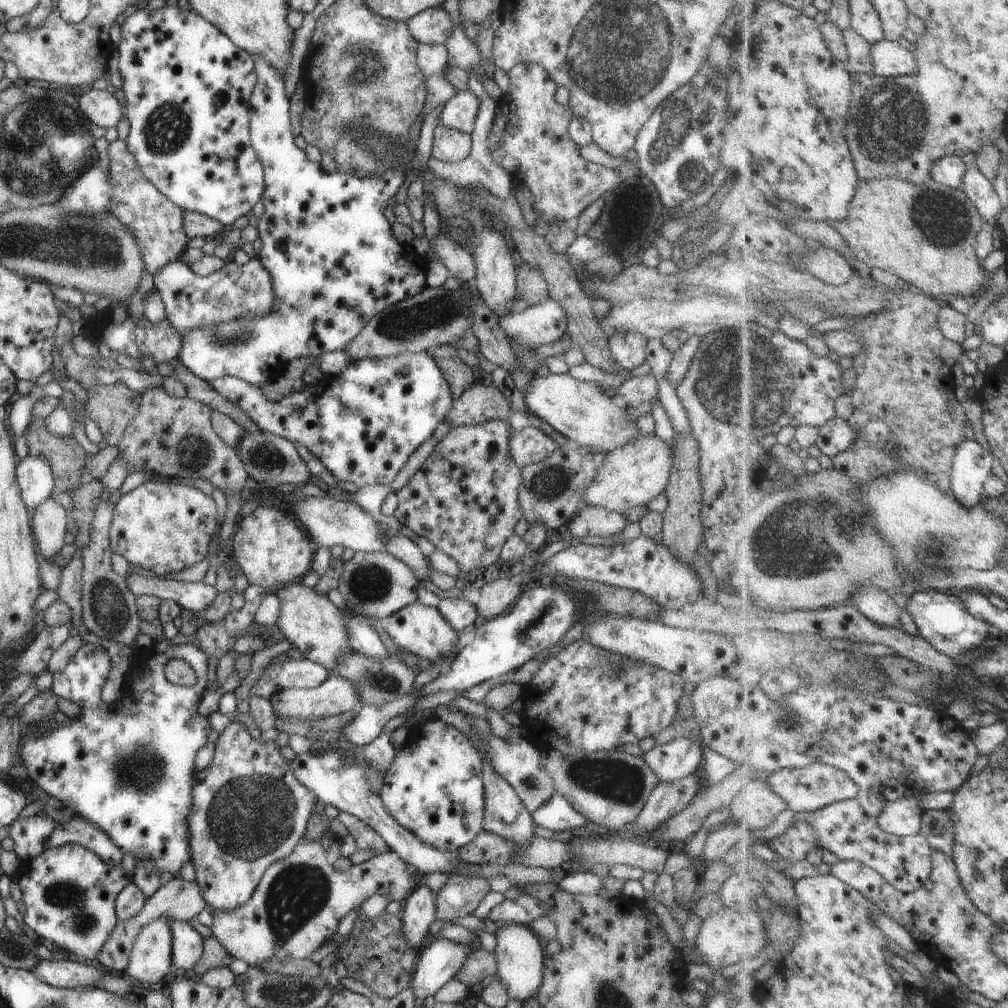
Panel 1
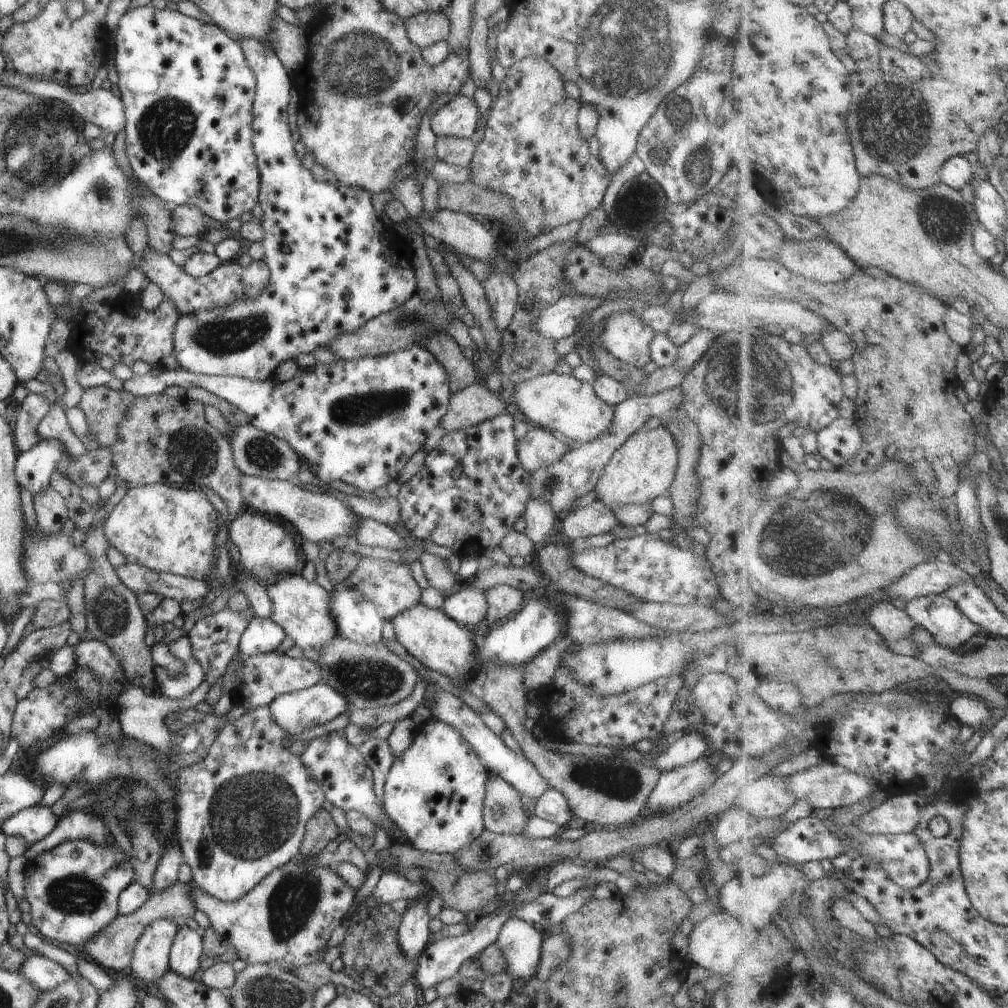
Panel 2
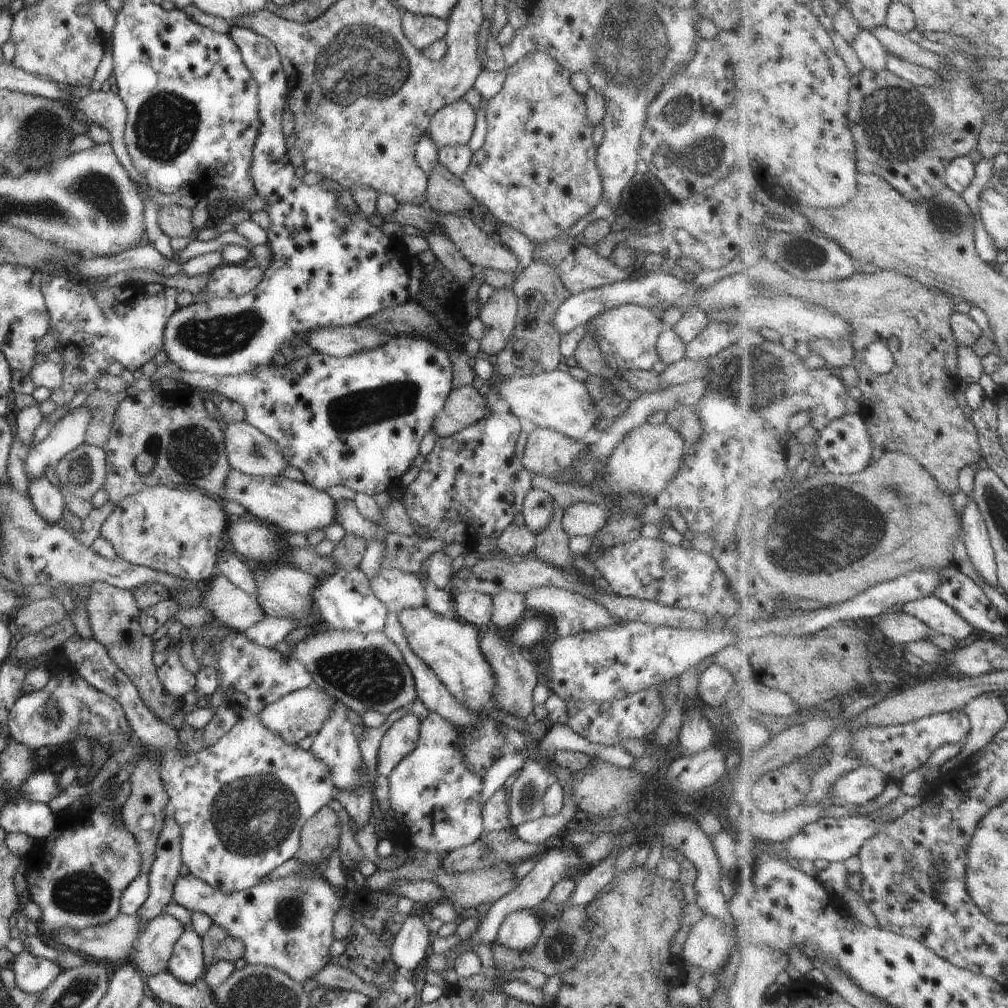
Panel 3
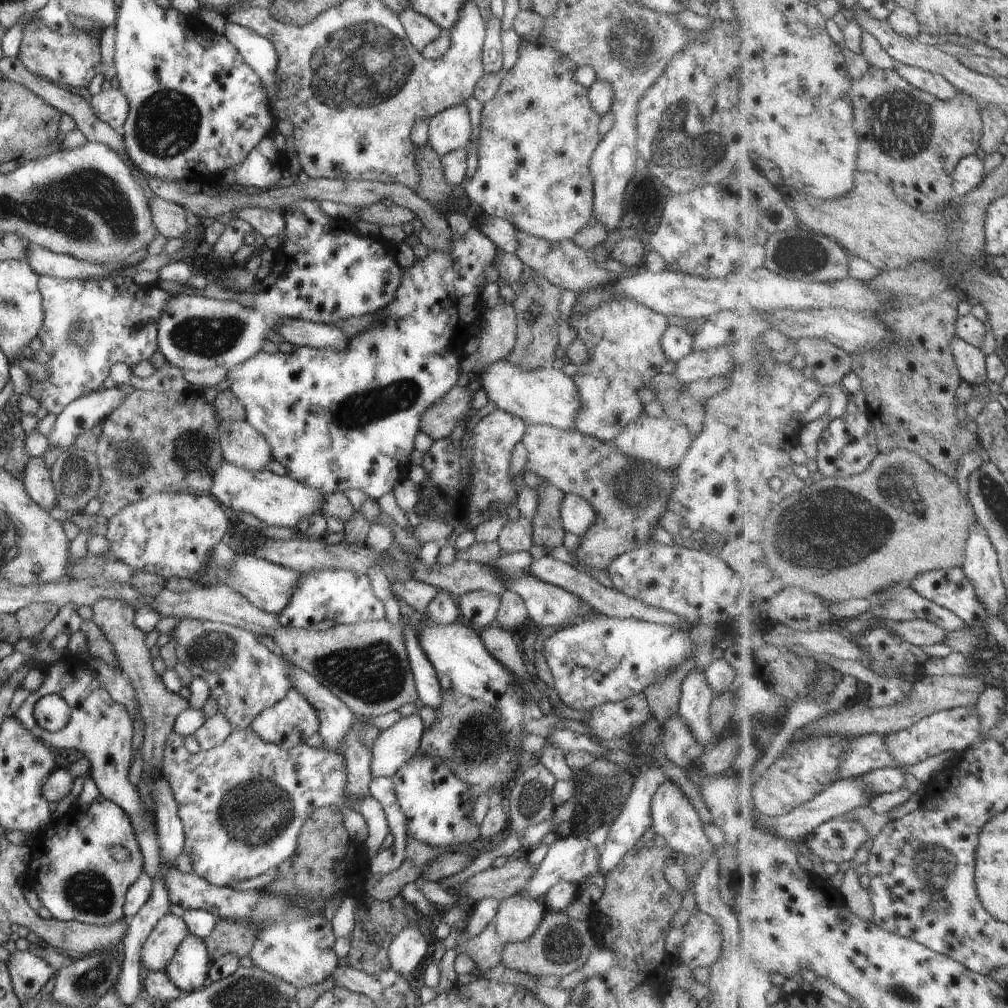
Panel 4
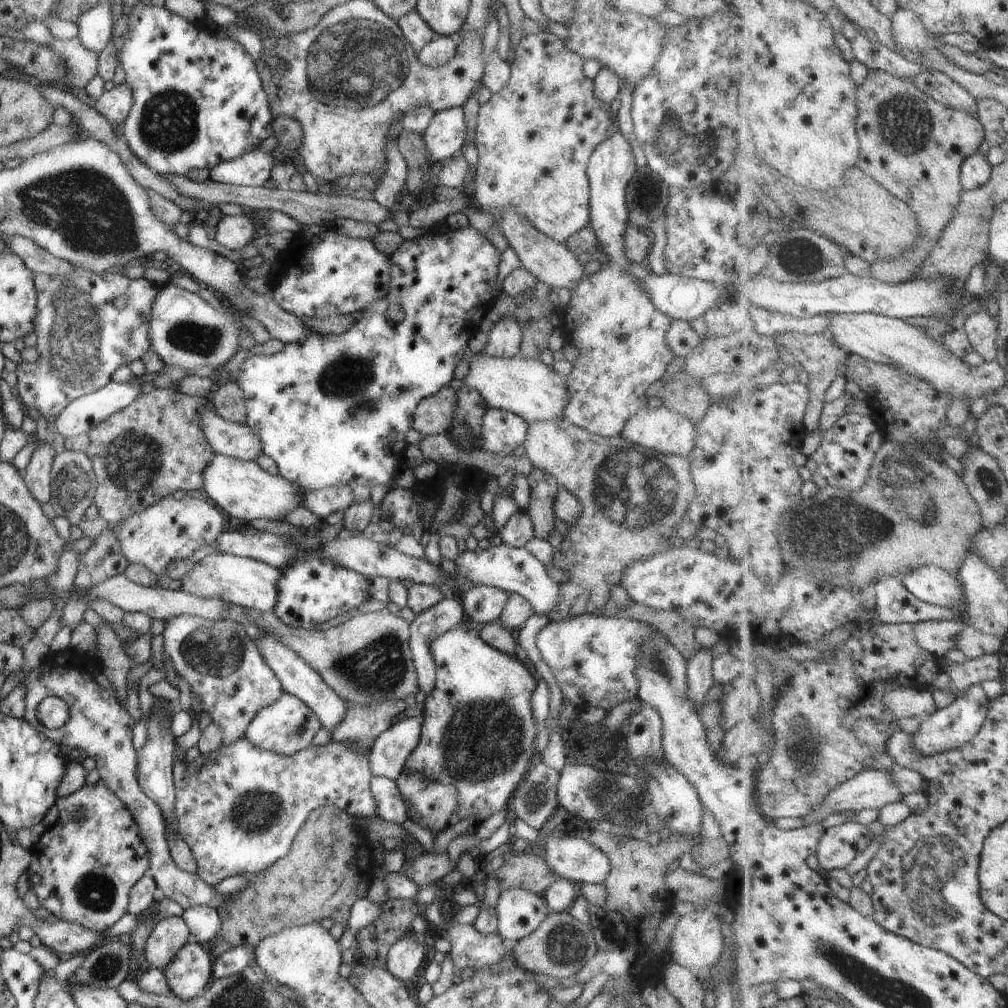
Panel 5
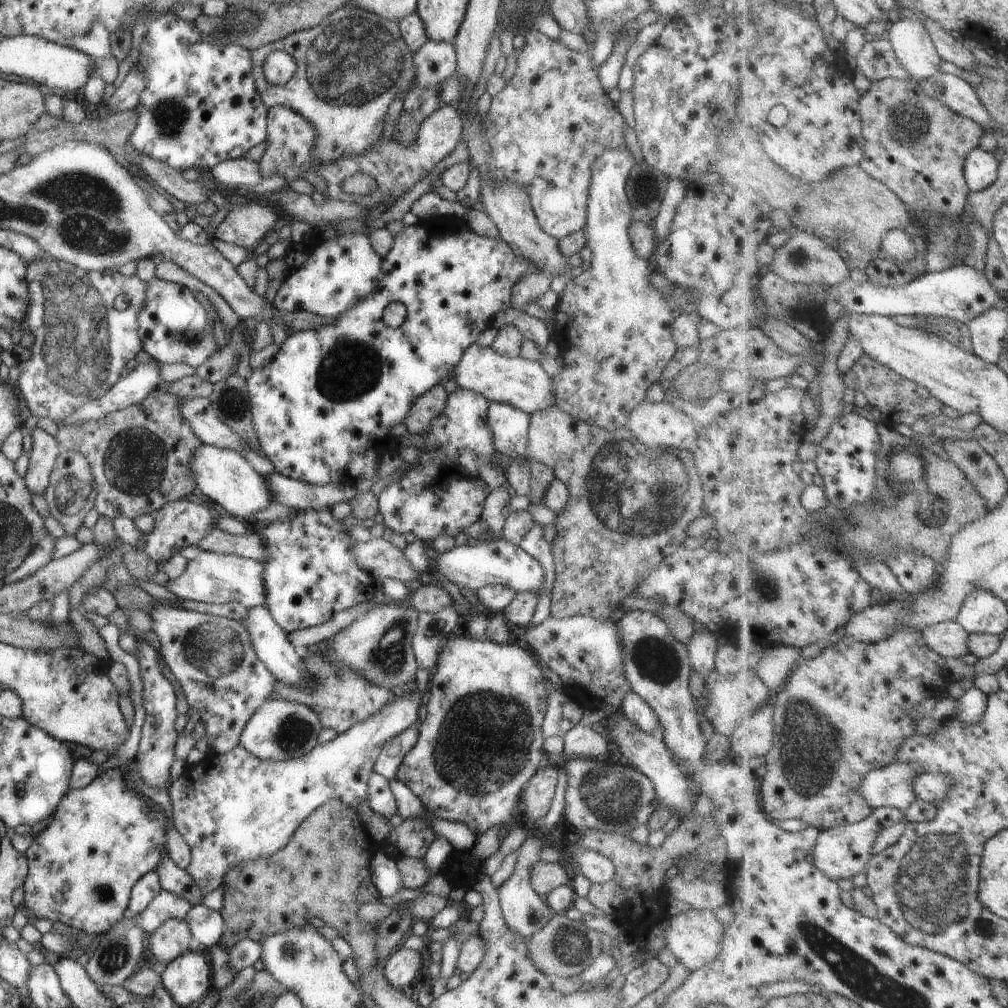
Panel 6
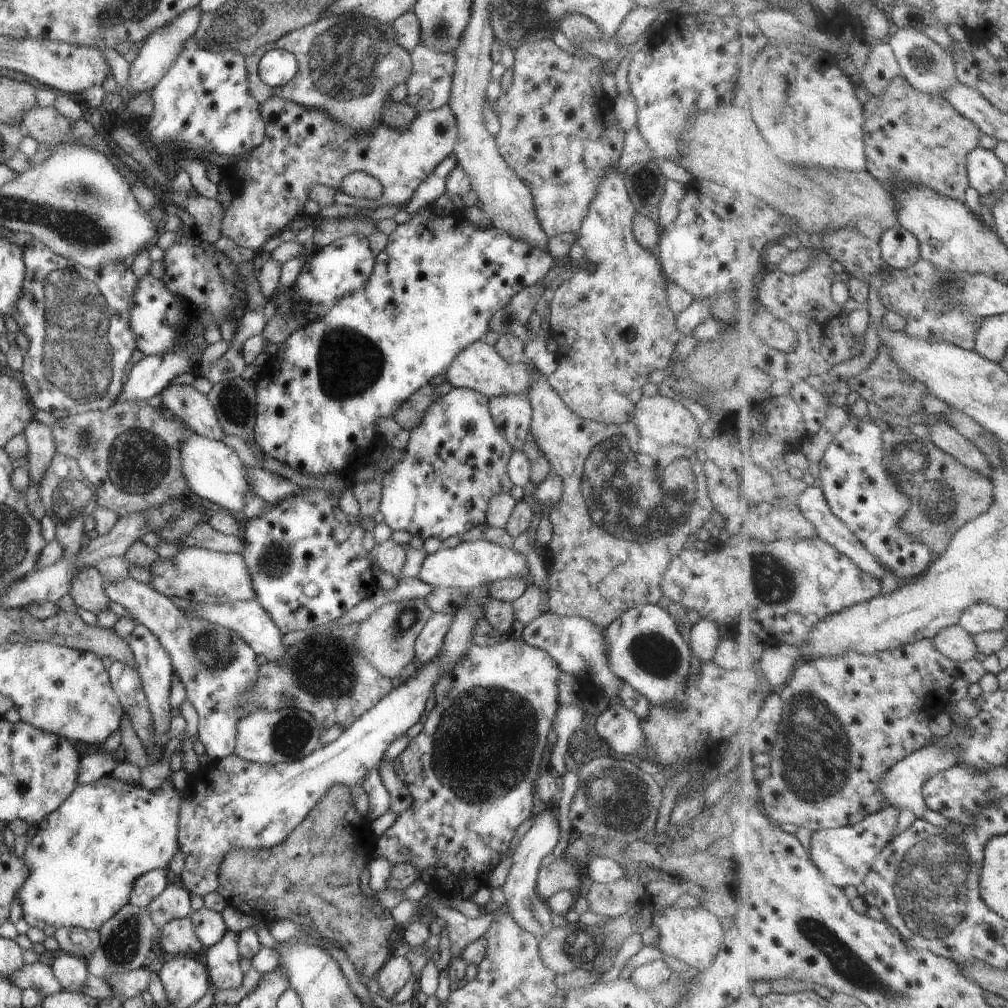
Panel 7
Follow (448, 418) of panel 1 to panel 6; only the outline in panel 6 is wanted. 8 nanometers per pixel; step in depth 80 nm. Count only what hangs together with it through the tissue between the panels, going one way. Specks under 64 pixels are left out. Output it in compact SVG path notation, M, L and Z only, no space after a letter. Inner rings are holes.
M438 383L415 397L402 420L406 430L409 433L421 434L428 427L430 420L440 413L446 398L445 390Z

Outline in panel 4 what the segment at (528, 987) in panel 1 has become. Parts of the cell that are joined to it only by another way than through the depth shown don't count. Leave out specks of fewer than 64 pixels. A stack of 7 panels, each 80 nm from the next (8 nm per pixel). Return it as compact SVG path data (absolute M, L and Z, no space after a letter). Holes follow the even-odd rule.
M515 893L498 901L490 925L504 944L522 941L534 932L547 911L542 900Z

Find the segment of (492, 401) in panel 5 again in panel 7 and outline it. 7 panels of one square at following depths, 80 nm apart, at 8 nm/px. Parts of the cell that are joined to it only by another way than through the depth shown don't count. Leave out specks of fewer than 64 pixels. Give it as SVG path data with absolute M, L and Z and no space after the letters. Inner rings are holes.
M480 339L469 344L467 348L463 348L463 350L455 356L453 362L449 364L442 376L445 378L445 381L451 384L451 387L470 389L490 399L494 396L509 393L526 394L530 382L535 378L535 371L537 371L537 368L535 368L535 366L531 367L528 362L524 360L518 363L503 360L503 358L497 354L493 345L487 345L483 339Z

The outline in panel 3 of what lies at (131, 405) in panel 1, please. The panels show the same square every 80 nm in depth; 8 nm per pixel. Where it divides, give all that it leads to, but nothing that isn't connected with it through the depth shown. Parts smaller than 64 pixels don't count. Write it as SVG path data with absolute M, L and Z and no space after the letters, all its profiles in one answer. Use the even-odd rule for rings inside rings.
M96 388L95 392L86 398L85 407L90 410L91 418L88 422L88 429L84 432L83 443L92 447L100 447L107 440L116 406L127 394L129 393L125 391L103 392Z

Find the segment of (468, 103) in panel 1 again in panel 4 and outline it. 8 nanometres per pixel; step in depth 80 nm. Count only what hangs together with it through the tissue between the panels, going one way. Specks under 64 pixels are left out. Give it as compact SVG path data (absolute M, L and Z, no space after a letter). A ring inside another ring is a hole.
M464 104L444 108L429 119L427 142L439 158L465 147L471 134L471 122Z

